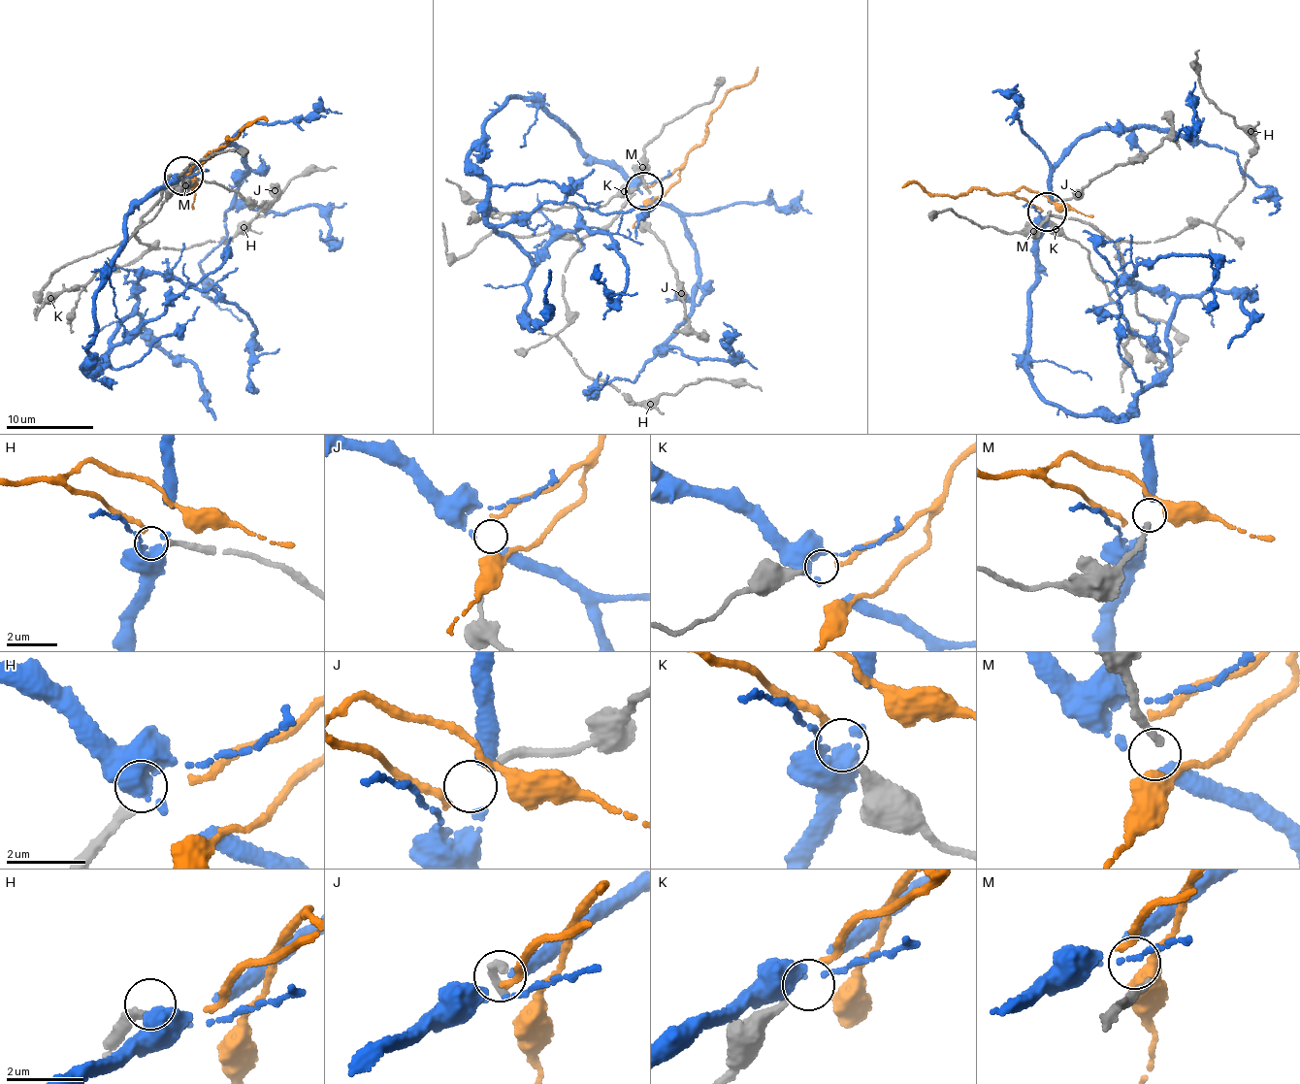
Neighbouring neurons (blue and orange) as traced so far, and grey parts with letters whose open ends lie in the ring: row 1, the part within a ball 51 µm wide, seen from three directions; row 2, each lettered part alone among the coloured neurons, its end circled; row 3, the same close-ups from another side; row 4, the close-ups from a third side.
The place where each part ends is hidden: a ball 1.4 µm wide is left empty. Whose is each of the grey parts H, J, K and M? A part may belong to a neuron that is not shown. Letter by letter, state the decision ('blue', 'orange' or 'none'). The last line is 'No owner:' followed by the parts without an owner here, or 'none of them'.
H: none
J: none
K: orange
M: none
No owner: H, J, M

